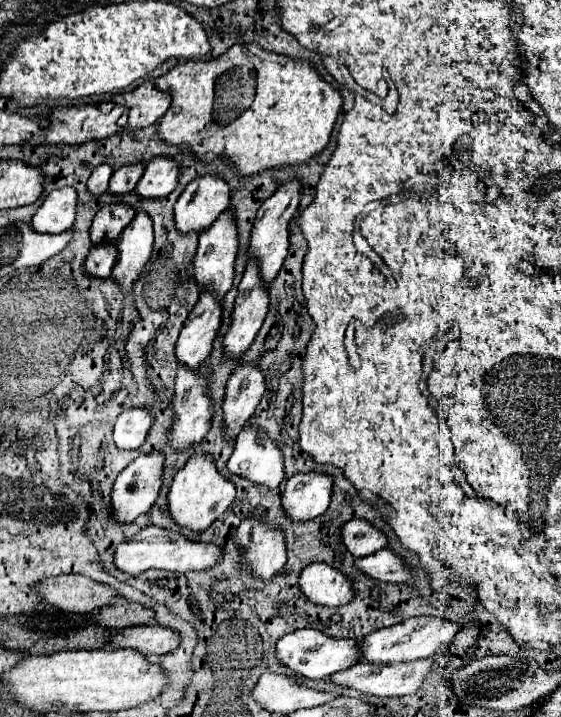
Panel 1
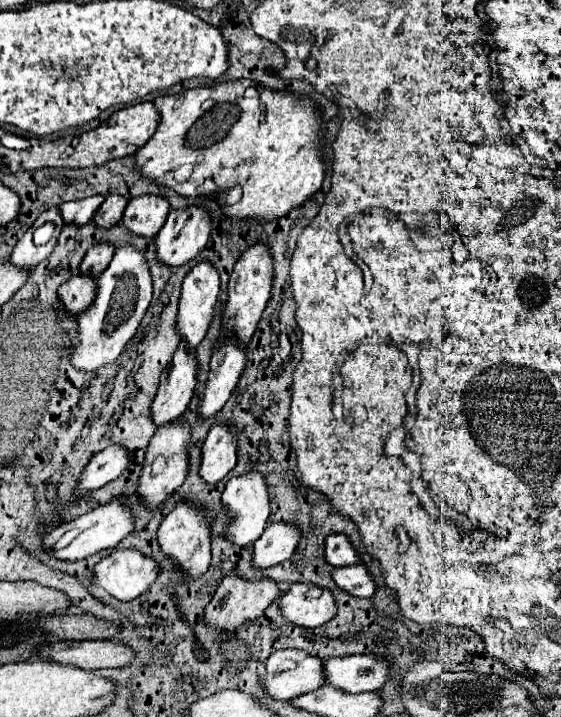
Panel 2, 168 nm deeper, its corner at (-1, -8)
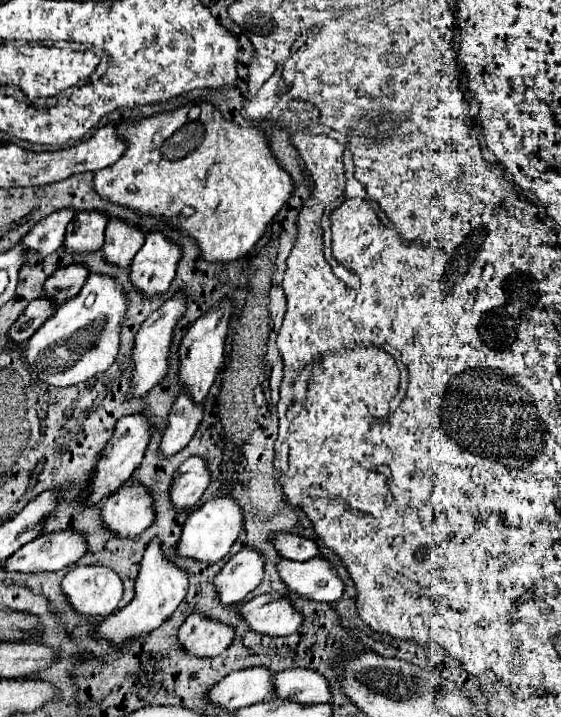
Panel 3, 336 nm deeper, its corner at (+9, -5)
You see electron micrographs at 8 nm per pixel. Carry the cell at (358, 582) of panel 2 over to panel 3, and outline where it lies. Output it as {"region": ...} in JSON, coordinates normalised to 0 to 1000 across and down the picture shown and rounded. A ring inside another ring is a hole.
{"region":[[[560,777],[545,785],[503,780],[496,785],[496,796],[513,821],[538,833],[599,841],[613,830],[613,810],[599,791],[574,777]]]}

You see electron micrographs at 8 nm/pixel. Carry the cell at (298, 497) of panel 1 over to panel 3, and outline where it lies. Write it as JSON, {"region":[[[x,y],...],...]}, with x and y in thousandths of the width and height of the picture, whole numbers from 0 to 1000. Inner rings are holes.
{"region":[[[439,763],[424,768],[385,802],[385,821],[396,841],[421,841],[456,821],[471,805],[471,777],[460,766]]]}

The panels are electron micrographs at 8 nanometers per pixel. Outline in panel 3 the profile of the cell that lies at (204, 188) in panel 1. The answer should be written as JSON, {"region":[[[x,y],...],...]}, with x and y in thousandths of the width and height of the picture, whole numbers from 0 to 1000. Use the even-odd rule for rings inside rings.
{"region":[[[271,319],[260,328],[257,344],[235,361],[232,389],[260,411],[292,409],[310,389],[321,358],[324,344],[299,333],[289,322]]]}

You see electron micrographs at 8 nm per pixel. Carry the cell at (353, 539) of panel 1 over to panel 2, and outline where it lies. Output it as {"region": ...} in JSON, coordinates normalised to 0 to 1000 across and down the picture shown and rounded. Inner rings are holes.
{"region":[[[588,745],[578,753],[578,778],[585,778],[585,787],[592,789],[624,789],[642,784],[638,770],[613,745]]]}

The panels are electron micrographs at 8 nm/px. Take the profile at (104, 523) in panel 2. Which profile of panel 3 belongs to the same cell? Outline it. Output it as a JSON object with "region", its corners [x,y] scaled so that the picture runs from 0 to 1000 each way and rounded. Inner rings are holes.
{"region":[[[132,735],[111,738],[111,741],[93,741],[93,743],[78,743],[68,746],[61,755],[39,760],[7,788],[18,796],[43,796],[43,799],[57,799],[57,796],[103,796],[114,791],[132,788],[139,780],[146,780],[153,774],[153,752],[146,749],[146,743],[139,743]]]}

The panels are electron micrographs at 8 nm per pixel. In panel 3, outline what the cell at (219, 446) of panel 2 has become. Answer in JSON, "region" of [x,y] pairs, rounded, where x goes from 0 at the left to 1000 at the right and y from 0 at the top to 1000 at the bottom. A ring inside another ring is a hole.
{"region":[[[335,637],[310,660],[303,693],[314,710],[342,710],[374,676],[374,654],[364,637]]]}

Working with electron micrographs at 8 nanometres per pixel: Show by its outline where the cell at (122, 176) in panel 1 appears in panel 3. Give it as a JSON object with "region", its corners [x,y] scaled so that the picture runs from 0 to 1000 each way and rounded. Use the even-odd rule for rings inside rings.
{"region":[[[143,294],[118,319],[118,350],[171,350],[185,342],[185,317],[193,300],[185,294]]]}

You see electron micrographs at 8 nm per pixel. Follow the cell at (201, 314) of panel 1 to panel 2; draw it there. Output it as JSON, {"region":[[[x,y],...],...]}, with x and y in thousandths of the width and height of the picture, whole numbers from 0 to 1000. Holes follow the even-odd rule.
{"region":[[[328,477],[317,483],[307,505],[285,524],[282,550],[267,569],[267,577],[278,594],[314,589],[328,577],[346,550],[353,505],[349,505],[349,497],[335,494],[335,485],[328,483],[332,483]]]}

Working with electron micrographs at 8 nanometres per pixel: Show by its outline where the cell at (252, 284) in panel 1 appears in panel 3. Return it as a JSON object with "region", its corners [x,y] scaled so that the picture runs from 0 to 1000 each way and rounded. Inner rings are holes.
{"region":[[[324,543],[317,556],[307,565],[299,598],[292,601],[292,609],[285,618],[285,632],[303,637],[303,635],[317,632],[324,623],[332,623],[335,615],[342,612],[342,607],[349,604],[349,598],[357,596],[360,582],[364,582],[364,565],[346,562],[339,556],[339,548],[332,548],[332,543]]]}

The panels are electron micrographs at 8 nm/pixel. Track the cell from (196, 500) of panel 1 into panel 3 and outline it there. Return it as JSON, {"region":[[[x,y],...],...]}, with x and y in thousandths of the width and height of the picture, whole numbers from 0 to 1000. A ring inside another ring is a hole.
{"region":[[[271,752],[260,763],[253,791],[250,791],[250,799],[242,805],[242,830],[239,830],[239,835],[221,849],[210,849],[196,861],[189,861],[175,872],[175,886],[182,891],[200,894],[203,900],[217,900],[225,891],[235,891],[235,888],[246,888],[253,883],[275,880],[278,874],[285,874],[314,852],[314,847],[332,833],[332,827],[335,827],[335,799],[324,791],[310,788],[292,774],[285,752]]]}

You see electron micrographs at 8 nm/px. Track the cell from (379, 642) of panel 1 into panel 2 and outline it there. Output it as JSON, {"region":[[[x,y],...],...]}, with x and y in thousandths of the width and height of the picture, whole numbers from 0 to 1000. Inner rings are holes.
{"region":[[[613,915],[588,918],[578,923],[578,954],[599,962],[635,968],[635,965],[663,965],[674,962],[692,946],[695,932],[692,923],[677,915]]]}

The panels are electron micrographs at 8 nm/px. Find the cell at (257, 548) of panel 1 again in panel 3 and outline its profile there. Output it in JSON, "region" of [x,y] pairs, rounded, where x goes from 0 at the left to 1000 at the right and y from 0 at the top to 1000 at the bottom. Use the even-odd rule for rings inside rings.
{"region":[[[346,852],[324,869],[317,891],[324,902],[349,916],[381,916],[392,914],[417,891],[421,877],[396,866],[371,861],[367,855]]]}

